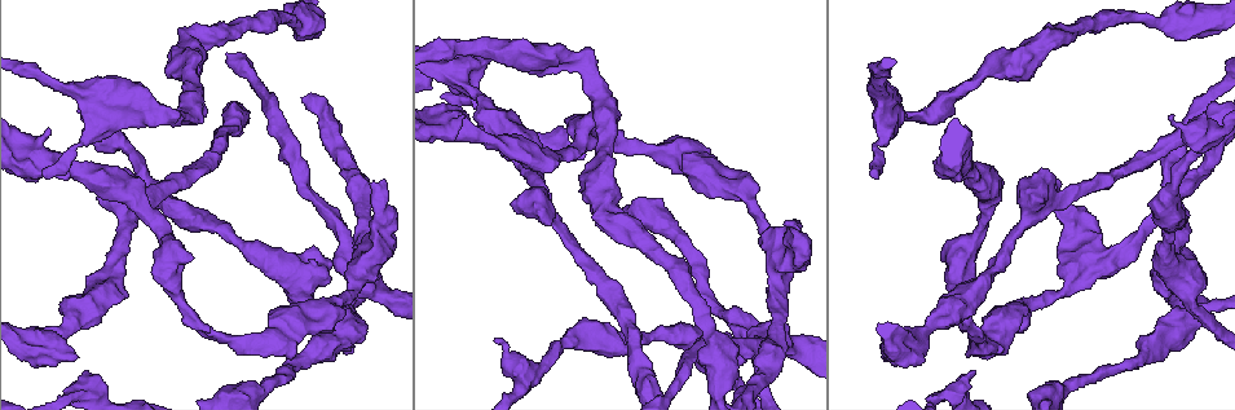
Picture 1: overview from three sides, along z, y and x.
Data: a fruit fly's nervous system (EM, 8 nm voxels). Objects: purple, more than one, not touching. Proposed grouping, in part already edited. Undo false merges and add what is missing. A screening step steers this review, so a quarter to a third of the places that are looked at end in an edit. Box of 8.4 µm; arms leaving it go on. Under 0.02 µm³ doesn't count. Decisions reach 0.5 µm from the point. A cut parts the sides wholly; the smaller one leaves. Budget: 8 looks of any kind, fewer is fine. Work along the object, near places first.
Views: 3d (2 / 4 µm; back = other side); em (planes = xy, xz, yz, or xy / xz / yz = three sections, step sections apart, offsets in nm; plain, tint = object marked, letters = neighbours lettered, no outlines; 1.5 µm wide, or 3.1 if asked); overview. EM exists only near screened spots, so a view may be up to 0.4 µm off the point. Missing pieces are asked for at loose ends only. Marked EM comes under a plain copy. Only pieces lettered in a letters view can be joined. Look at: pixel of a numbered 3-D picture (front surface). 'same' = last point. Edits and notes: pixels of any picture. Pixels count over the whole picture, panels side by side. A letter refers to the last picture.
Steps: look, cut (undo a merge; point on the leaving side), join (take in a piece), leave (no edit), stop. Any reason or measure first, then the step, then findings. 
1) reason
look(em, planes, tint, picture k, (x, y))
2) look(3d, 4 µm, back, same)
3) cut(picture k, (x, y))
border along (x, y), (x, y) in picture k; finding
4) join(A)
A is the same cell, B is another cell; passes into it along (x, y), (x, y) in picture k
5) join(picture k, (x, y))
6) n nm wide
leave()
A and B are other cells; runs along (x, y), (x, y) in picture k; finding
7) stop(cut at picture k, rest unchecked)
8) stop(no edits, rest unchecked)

stops while still wide
look(em, xz, step 8, letters, picture 1, (462, 116))

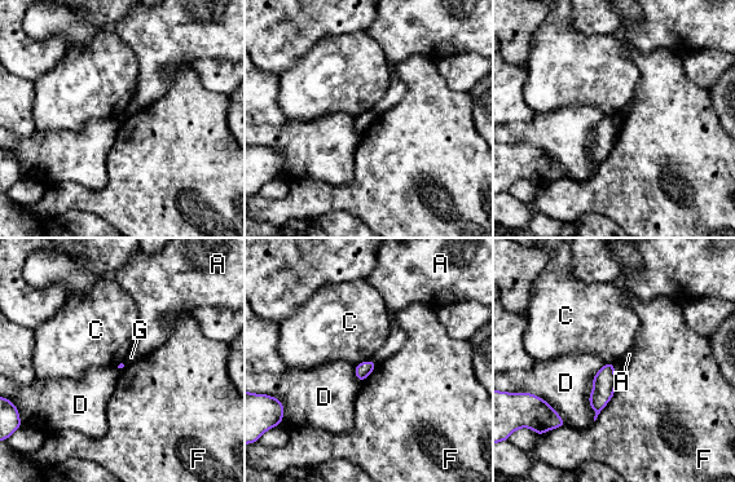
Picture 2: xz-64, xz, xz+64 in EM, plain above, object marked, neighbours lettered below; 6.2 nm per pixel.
cut it another way
look(em, planes, letters, same)

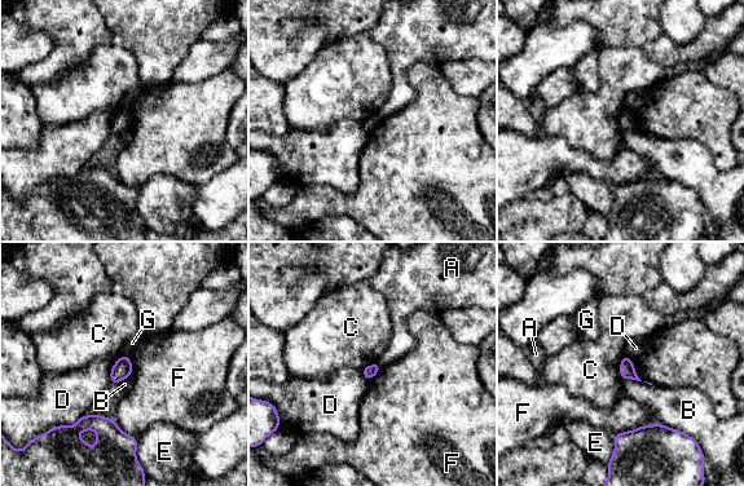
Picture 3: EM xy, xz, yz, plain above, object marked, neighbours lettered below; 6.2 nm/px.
F touches over 200 nm
leave()
A, B, C, D, E, F and G are other cells; border along (645, 424), (615, 434) in picture 3; none of them fits

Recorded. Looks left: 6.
branch stops here
look(3d, 2 µm, back, picture 1, (86, 370))

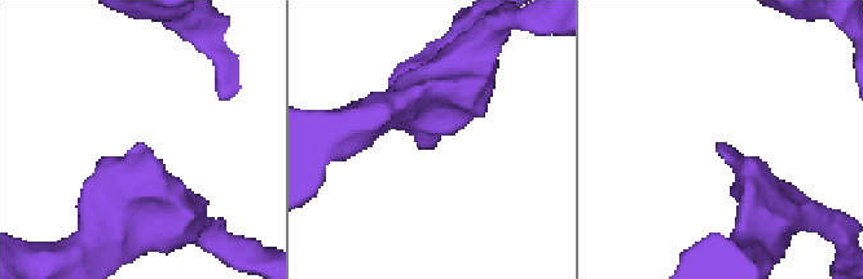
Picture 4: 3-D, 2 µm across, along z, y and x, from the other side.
shape alone is not enough
look(em, planes, letters, picture 4, (425, 146))

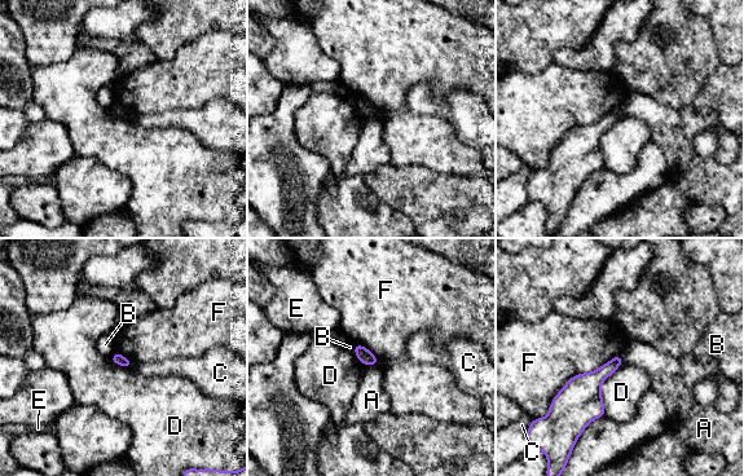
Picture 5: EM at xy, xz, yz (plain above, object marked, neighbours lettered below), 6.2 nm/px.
leave()
A, B, C, D, E and F are other cells; border along (624, 361), (602, 384), (604, 414) in picture 5; none of them fits

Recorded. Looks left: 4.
an open end
look(3d, 2 µm, picture 1, (870, 171))

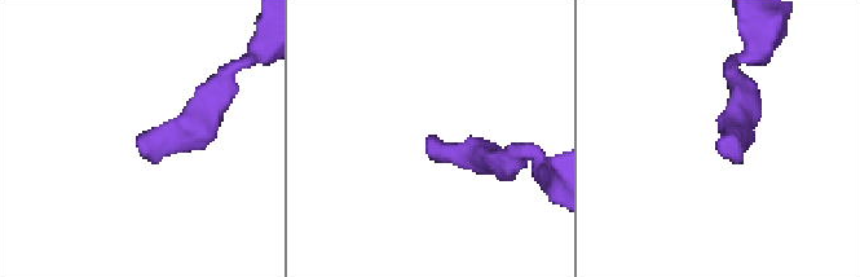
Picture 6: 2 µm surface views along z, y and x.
need the tissue
look(em, xy, step 4, tint, picture 6, (718, 141))

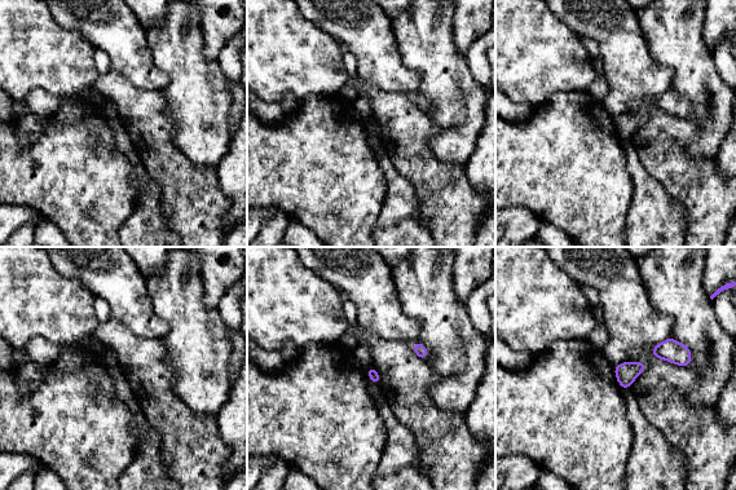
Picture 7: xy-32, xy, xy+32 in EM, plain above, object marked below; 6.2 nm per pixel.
look(em, xy, step 4, letters, same)

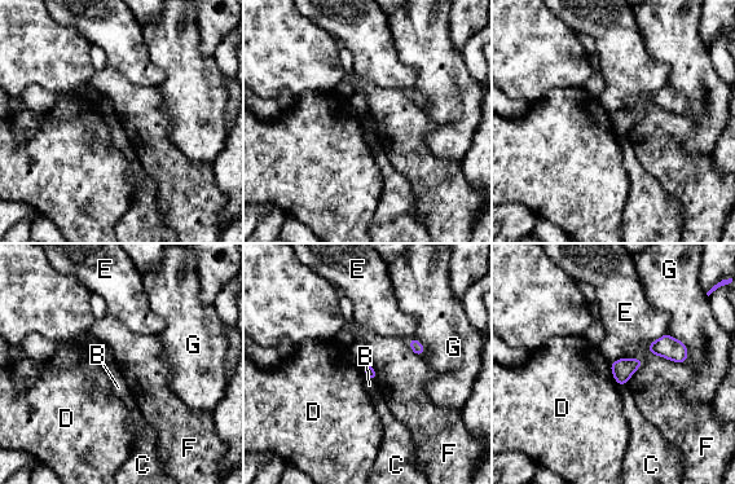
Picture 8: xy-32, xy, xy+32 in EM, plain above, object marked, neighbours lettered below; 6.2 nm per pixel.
G touches over 220 nm
leave()
B, C, D, E, F and G are other cells; border along (642, 357), (643, 362), (625, 383) in picture 8; no lettered piece goes on from it

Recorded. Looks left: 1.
stop(no edits, rest unchecked)

